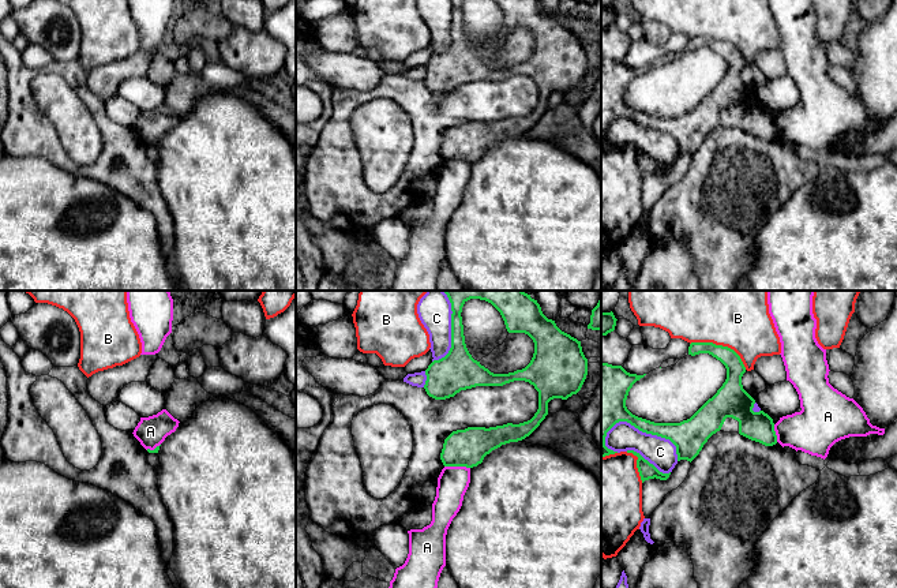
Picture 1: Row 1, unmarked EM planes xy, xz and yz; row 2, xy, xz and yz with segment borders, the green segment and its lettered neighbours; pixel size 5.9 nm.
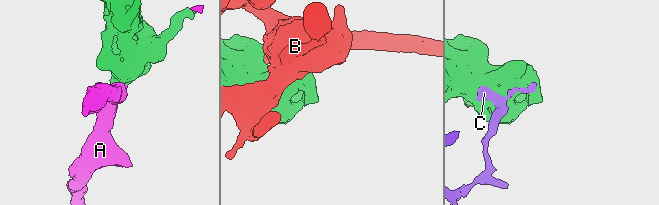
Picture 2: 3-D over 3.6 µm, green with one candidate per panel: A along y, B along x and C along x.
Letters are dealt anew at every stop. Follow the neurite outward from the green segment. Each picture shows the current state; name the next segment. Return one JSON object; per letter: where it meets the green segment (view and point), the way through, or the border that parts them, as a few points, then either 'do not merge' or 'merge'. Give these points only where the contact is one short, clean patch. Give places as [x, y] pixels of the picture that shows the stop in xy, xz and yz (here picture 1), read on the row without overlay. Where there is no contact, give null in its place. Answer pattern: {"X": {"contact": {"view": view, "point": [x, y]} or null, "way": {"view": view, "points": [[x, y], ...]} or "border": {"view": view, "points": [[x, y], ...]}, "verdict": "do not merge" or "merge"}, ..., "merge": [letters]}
{"A": {"contact": {"view": "xz", "point": [457, 160]}, "border": {"view": "xz", "points": [[445, 160], [465, 160], [469, 163]]}, "verdict": "do not merge"}, "B": {"contact": {"view": "yz", "point": [721, 40]}, "verdict": "do not merge"}, "C": {"contact": {"view": "yz", "point": [648, 127]}, "verdict": "do not merge"}, "merge": []}

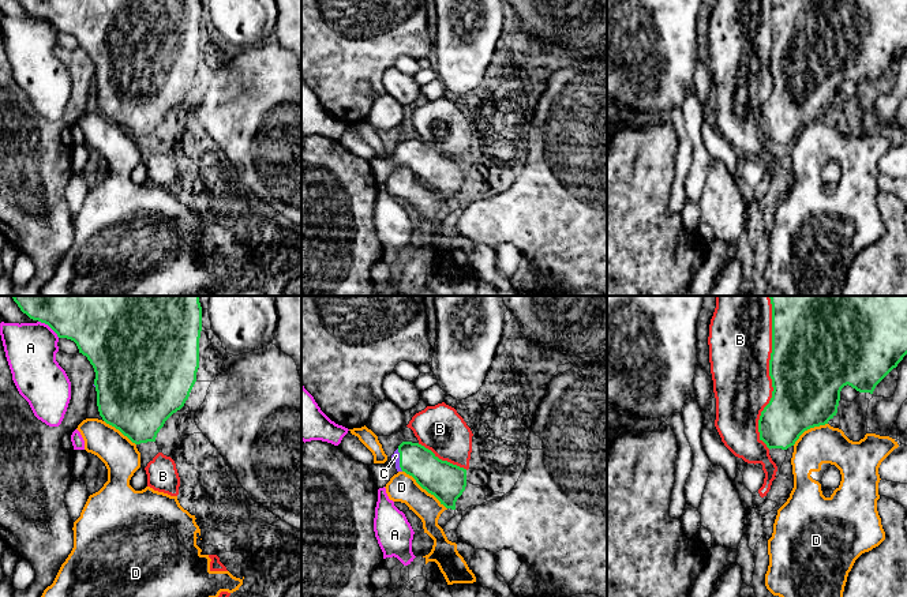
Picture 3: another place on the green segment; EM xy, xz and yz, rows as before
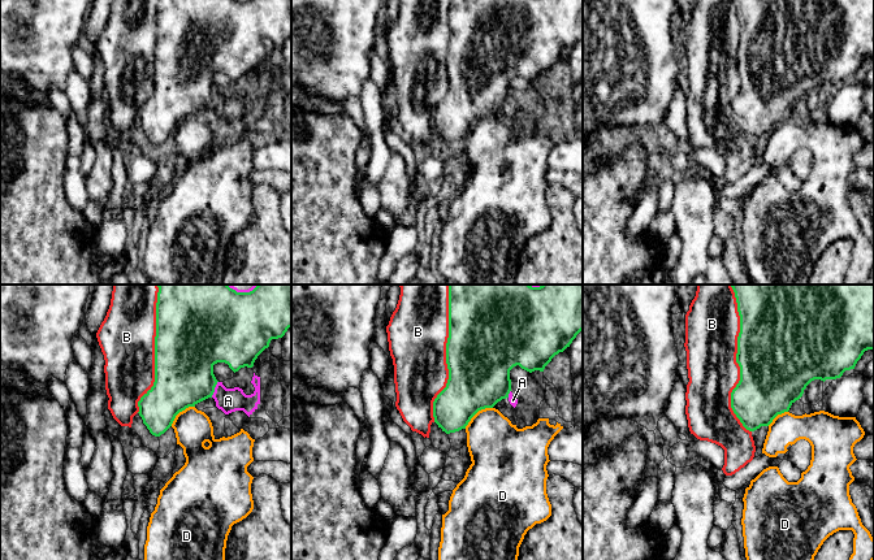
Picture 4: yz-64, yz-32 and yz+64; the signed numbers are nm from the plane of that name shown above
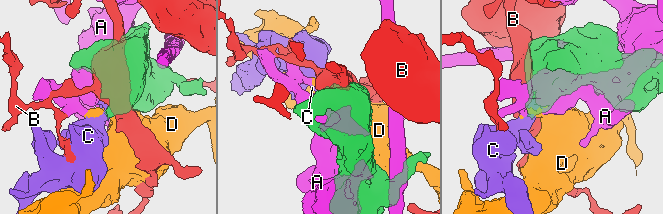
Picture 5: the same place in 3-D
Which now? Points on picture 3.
{"A": {"contact": {"view": "xy", "point": [49, 21]}, "verdict": "do not merge"}, "B": {"contact": {"view": "yz", "point": [771, 72]}, "verdict": "do not merge"}, "C": {"contact": {"view": "xz", "point": [400, 154]}, "verdict": "merge"}, "D": {"contact": {"view": "xz", "point": [424, 183]}, "border": {"view": "xz", "points": [[403, 165], [446, 203]]}, "verdict": "do not merge"}, "merge": ["C"]}

